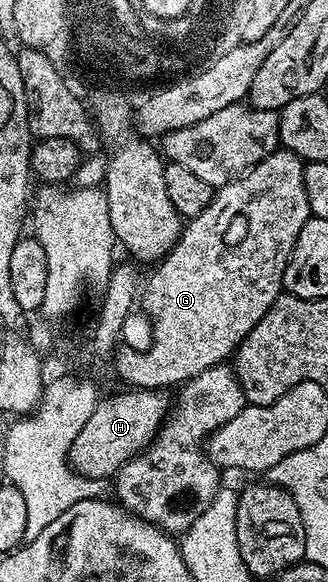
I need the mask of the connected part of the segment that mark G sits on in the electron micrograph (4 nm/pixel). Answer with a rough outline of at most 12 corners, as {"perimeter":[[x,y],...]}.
{"perimeter":[[271,152],[215,189],[142,284],[132,388],[223,364],[282,294],[312,216]]}

